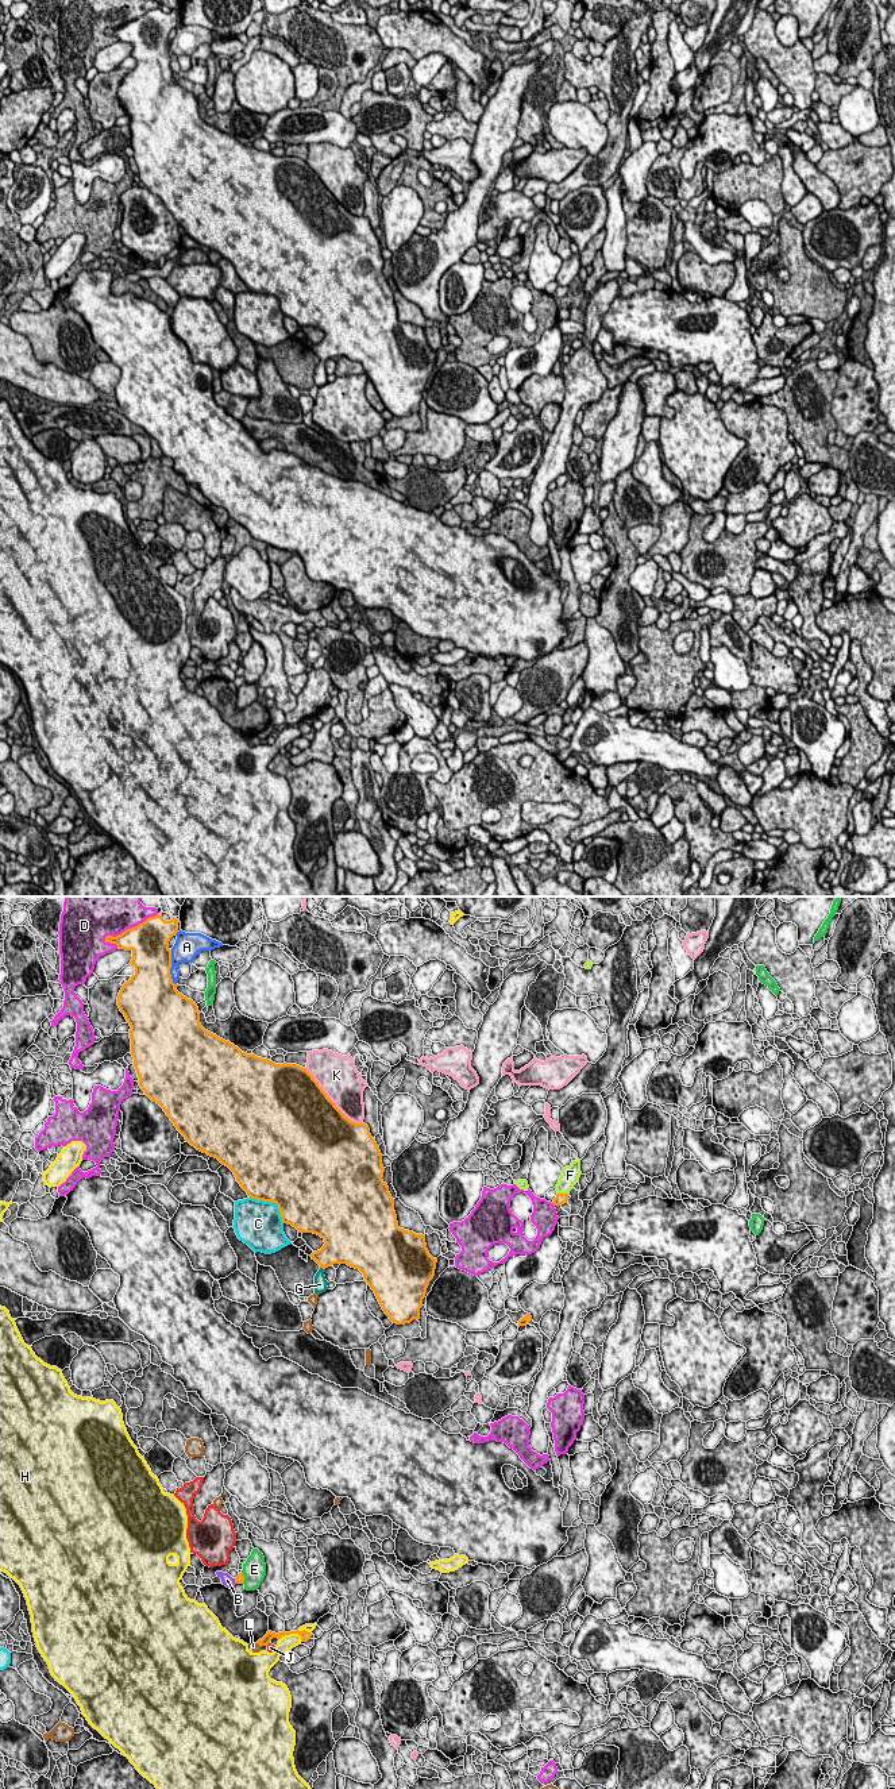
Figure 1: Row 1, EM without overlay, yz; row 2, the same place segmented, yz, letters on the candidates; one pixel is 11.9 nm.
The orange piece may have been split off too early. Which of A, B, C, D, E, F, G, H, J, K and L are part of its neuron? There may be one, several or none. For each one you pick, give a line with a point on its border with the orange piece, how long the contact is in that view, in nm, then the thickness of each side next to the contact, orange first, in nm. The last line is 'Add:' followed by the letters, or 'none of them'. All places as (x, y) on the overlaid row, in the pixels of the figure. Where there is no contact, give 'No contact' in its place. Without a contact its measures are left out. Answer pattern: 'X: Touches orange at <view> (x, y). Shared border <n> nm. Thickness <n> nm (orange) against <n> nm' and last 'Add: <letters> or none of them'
G: Touches orange at yz (323, 1268). Shared border 70 nm. Thickness 280 nm (orange) against 160 nm
Add: G

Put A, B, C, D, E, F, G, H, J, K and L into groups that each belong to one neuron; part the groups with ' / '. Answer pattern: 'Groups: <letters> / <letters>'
Groups: A / B H / C / D / E / F / G / J / K / L

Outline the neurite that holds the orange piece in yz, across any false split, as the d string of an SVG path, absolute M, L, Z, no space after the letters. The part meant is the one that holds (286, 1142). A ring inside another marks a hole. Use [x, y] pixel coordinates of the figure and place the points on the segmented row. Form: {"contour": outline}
{"contour": "M157 914L116 937L105 937L105 942L132 952L130 964L135 967L135 973L123 984L117 1006L131 1026L131 1054L140 1088L163 1109L186 1142L228 1167L250 1198L275 1203L283 1223L292 1225L298 1233L313 1233L324 1239L324 1246L310 1254L320 1265L315 1292L320 1295L328 1289L324 1276L328 1266L347 1264L363 1273L393 1323L418 1320L437 1258L429 1254L425 1235L398 1227L394 1199L382 1180L382 1154L369 1126L350 1121L306 1068L247 1054L201 1026L197 1005L175 990L178 984L173 983L170 975L169 941L177 932L177 918L165 921Z"}

